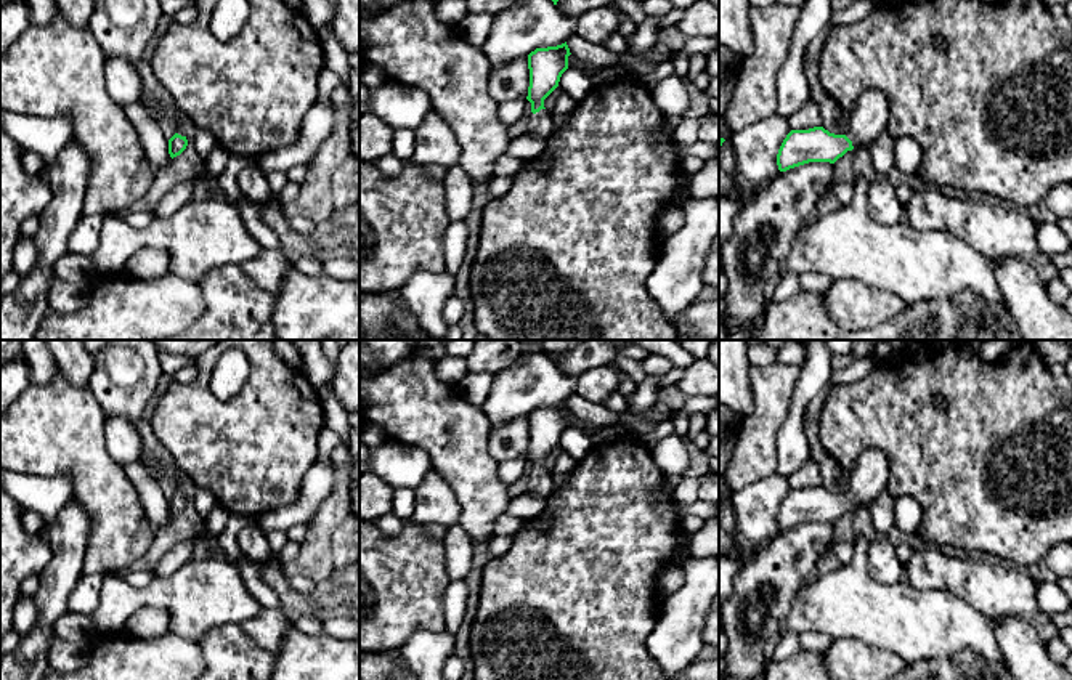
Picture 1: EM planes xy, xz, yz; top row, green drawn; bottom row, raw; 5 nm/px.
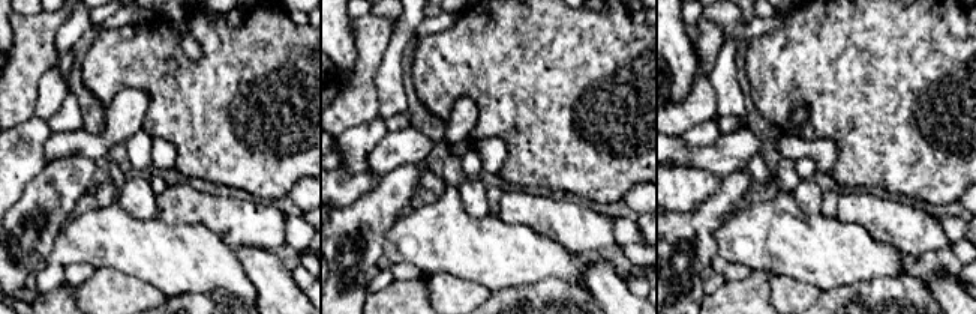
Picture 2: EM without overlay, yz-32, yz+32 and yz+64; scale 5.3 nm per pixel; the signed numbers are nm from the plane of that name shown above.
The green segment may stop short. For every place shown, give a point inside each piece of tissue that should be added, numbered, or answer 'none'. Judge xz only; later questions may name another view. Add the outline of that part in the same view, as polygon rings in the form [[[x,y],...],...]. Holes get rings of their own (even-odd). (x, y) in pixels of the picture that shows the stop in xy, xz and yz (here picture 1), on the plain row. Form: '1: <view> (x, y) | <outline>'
1: xz (540, 486) | [[[541,468],[536,473],[530,473],[530,484],[528,492],[534,497],[549,500],[552,497],[552,484],[550,484],[550,472],[546,468]]]

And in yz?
1: yz (870, 477) | [[[868,447],[859,455],[854,472],[847,476],[849,489],[846,491],[854,508],[870,505],[886,489],[889,470],[889,457],[881,449]]]

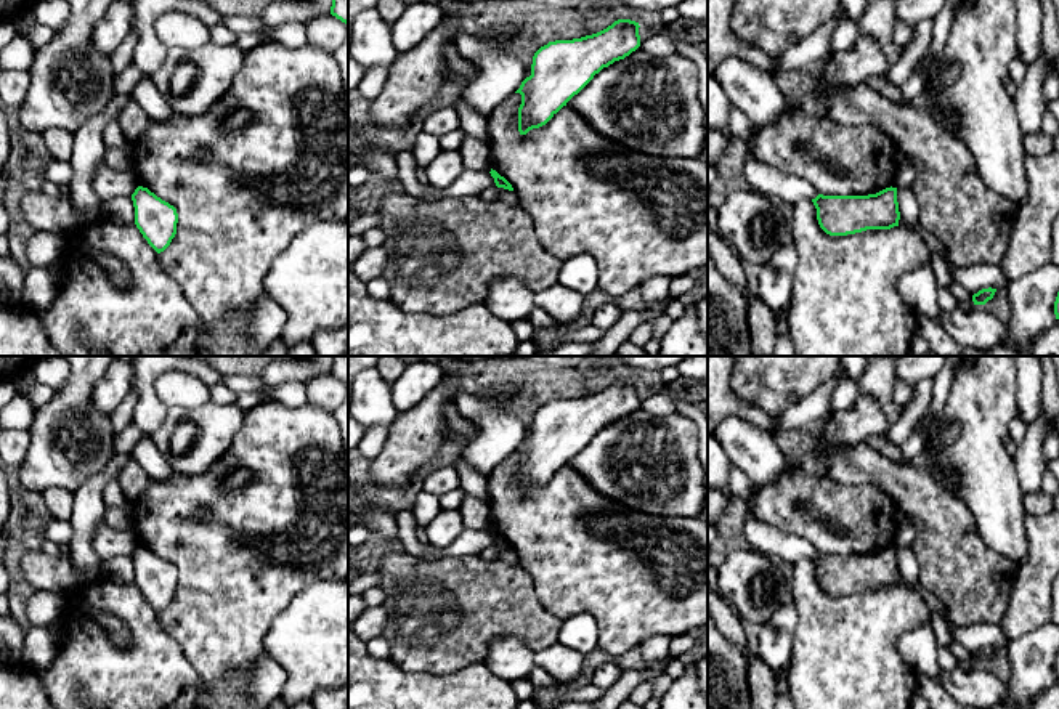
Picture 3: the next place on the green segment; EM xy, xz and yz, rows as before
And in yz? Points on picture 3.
none

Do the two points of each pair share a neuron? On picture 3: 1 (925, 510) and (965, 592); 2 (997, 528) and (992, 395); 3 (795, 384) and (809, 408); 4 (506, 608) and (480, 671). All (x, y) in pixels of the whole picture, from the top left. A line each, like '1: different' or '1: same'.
1: same
2: same
3: different
4: different

